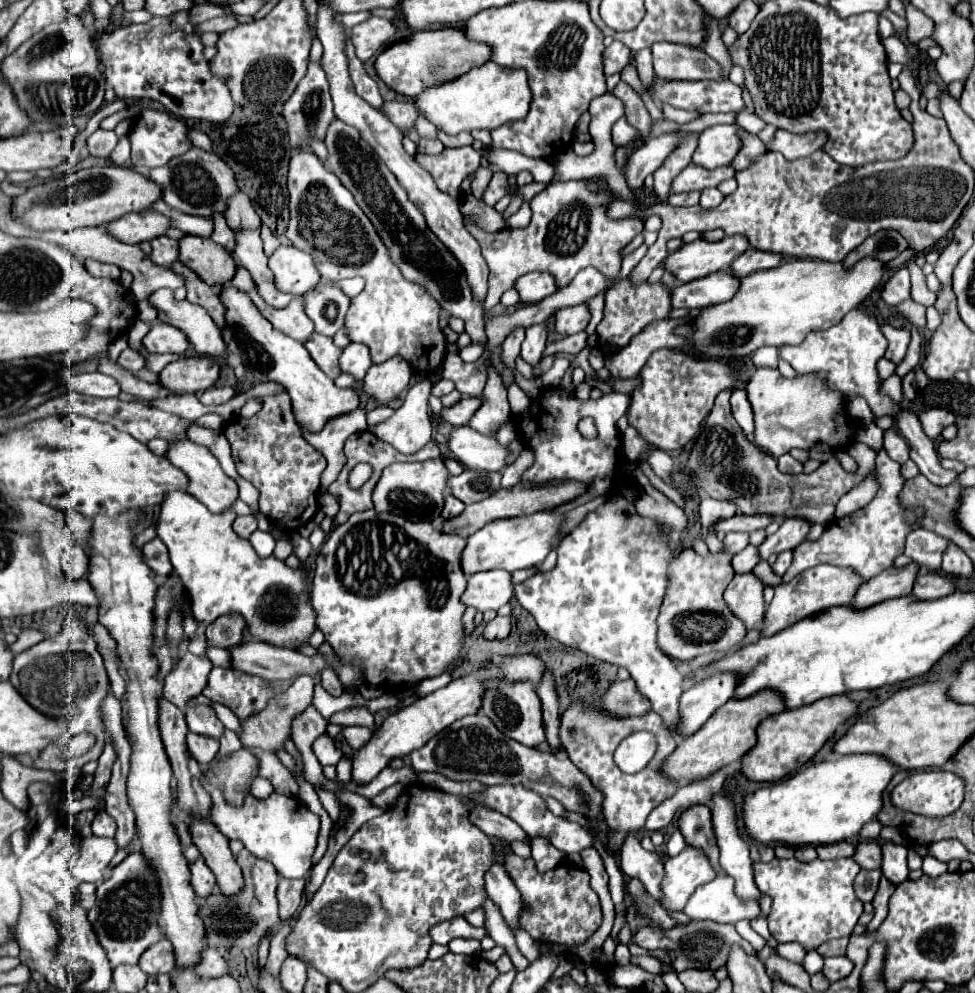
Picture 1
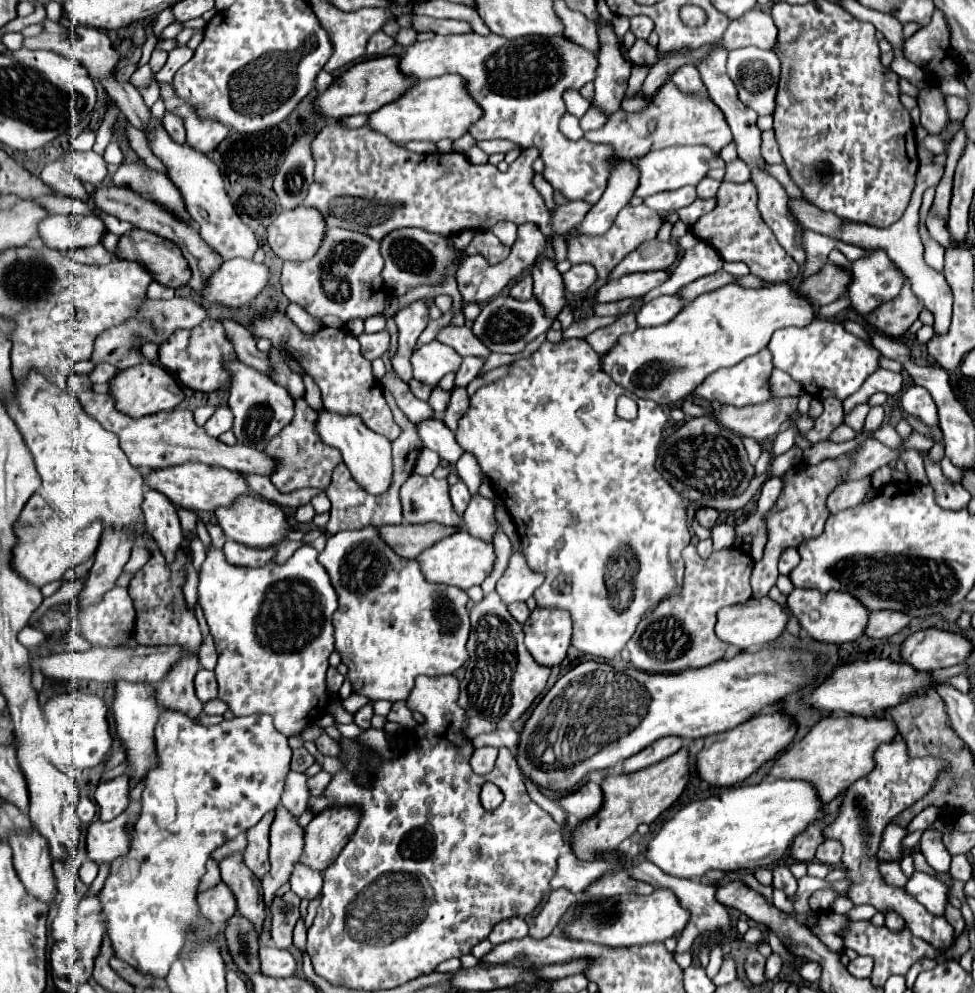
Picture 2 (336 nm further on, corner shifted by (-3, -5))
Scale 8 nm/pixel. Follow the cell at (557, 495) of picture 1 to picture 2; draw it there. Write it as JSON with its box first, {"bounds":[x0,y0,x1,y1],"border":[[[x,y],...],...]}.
{"bounds":[377,523,453,559],"border":[[[425,523],[425,525],[383,525],[377,527],[381,533],[381,539],[399,555],[405,559],[415,559],[421,551],[435,545],[435,541],[441,541],[449,537],[453,531],[451,527],[439,525],[439,523]]]}

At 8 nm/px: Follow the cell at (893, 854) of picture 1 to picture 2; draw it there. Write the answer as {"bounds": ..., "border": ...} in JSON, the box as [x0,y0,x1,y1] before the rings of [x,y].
{"bounds":[905,871,949,917],"border":[[[915,871],[913,877],[909,879],[909,883],[905,885],[905,889],[935,917],[943,917],[945,907],[949,905],[949,887],[933,875],[927,873],[919,873]]]}

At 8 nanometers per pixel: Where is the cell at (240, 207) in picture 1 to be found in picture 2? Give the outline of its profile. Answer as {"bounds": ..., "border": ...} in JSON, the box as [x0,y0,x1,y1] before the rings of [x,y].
{"bounds":[163,111,185,143],"border":[[[167,111],[167,113],[163,115],[163,127],[165,127],[165,131],[171,135],[173,141],[185,143],[185,127],[183,127],[181,117],[177,117],[177,115],[173,115],[173,113]]]}

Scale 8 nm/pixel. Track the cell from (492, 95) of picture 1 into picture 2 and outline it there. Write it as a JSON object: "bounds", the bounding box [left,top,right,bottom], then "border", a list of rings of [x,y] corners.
{"bounds":[367,75,483,147],"border":[[[441,75],[425,81],[417,81],[405,95],[397,101],[387,103],[379,111],[369,115],[367,125],[387,135],[395,145],[403,147],[409,141],[441,141],[441,139],[459,139],[467,133],[471,123],[483,115],[481,107],[469,97],[465,81],[457,75]]]}

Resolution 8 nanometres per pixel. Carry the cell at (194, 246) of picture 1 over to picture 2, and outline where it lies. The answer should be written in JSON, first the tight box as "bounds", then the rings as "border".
{"bounds":[115,229,191,289],"border":[[[131,229],[119,237],[115,253],[119,259],[143,265],[153,279],[165,287],[177,289],[191,279],[191,271],[181,249],[155,233]]]}

